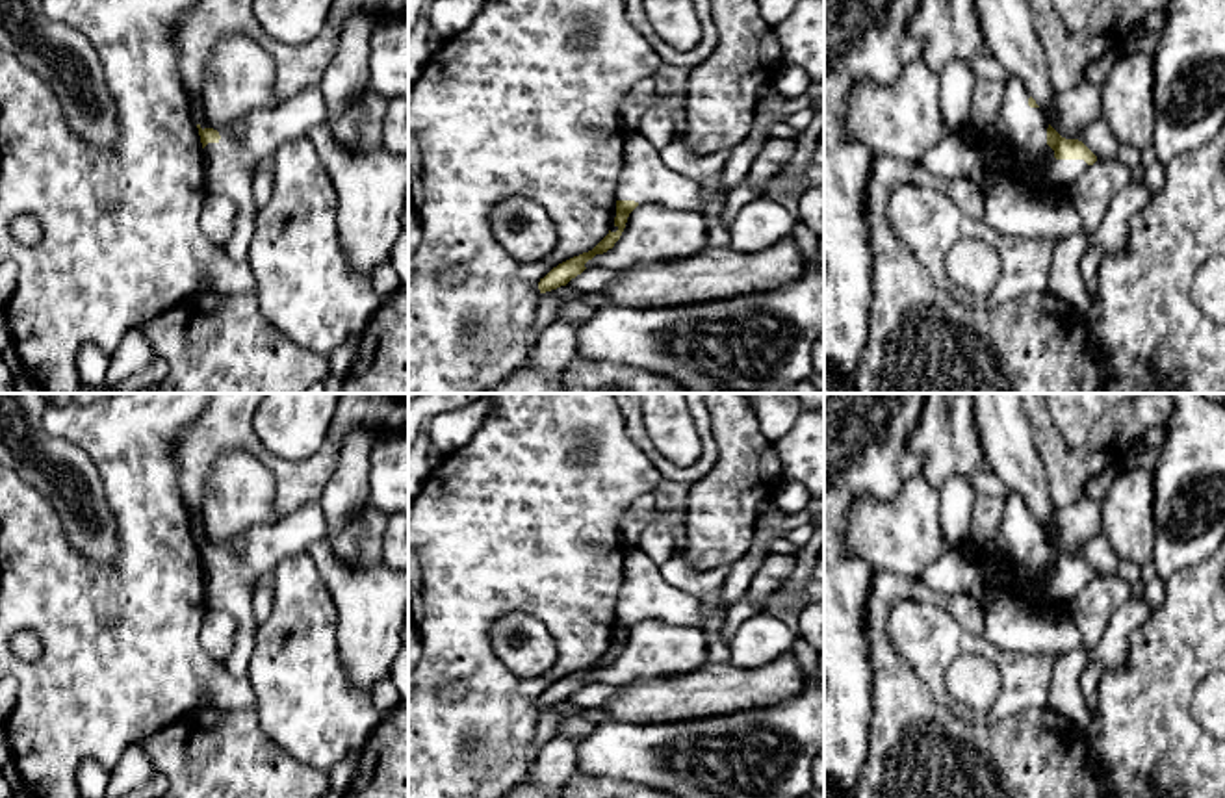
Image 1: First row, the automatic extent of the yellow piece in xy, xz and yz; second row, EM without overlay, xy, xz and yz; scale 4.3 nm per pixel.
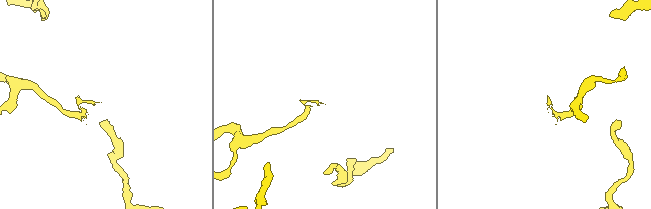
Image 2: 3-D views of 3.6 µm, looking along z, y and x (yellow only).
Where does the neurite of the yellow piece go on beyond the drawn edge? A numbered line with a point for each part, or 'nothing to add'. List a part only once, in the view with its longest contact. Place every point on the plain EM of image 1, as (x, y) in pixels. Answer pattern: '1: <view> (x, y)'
1: yz (1027, 542)

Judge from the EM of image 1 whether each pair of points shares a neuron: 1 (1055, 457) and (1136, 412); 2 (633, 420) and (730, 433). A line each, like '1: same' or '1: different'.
1: same
2: different

